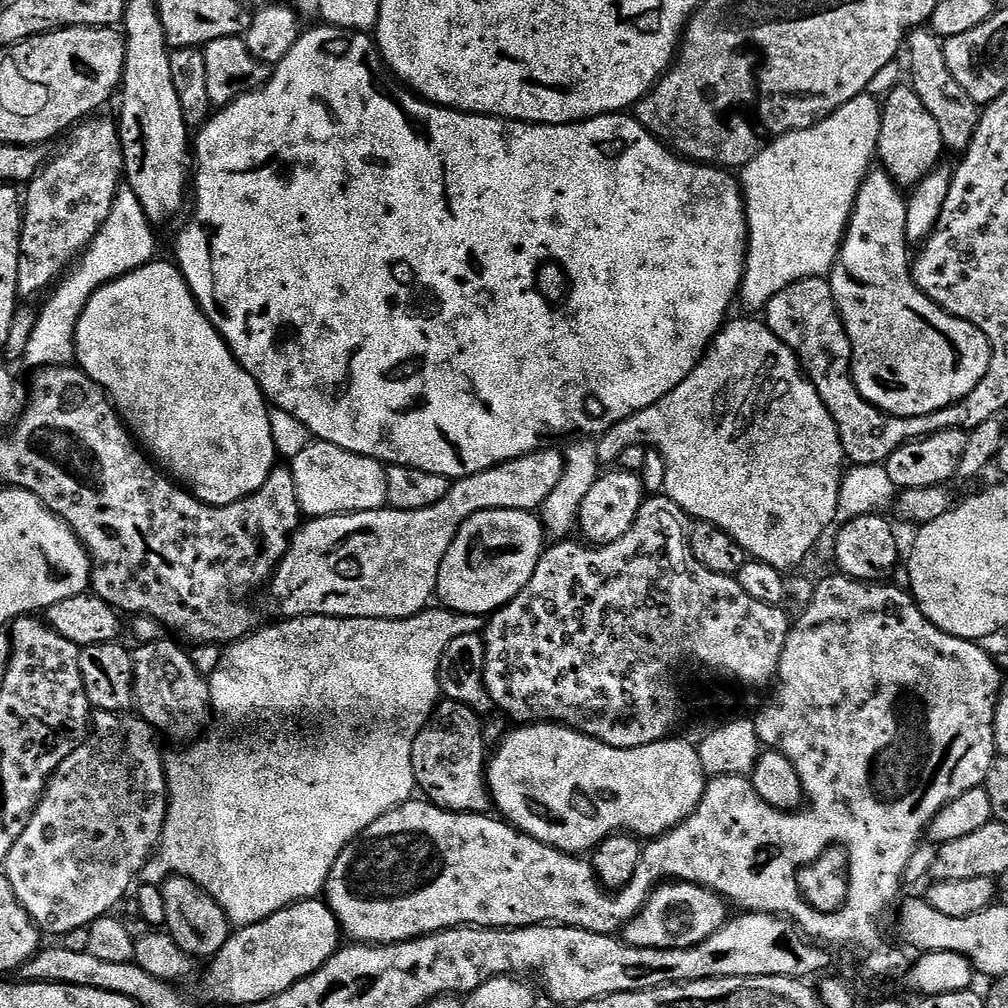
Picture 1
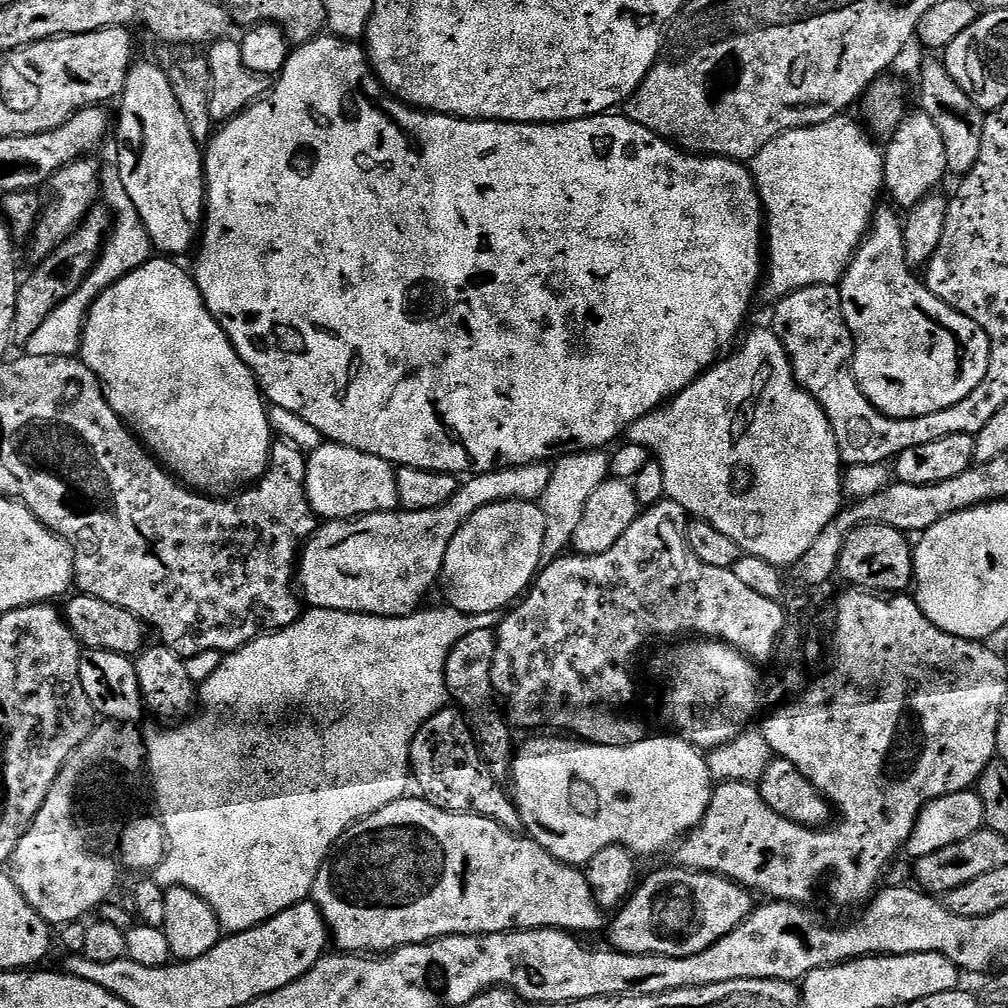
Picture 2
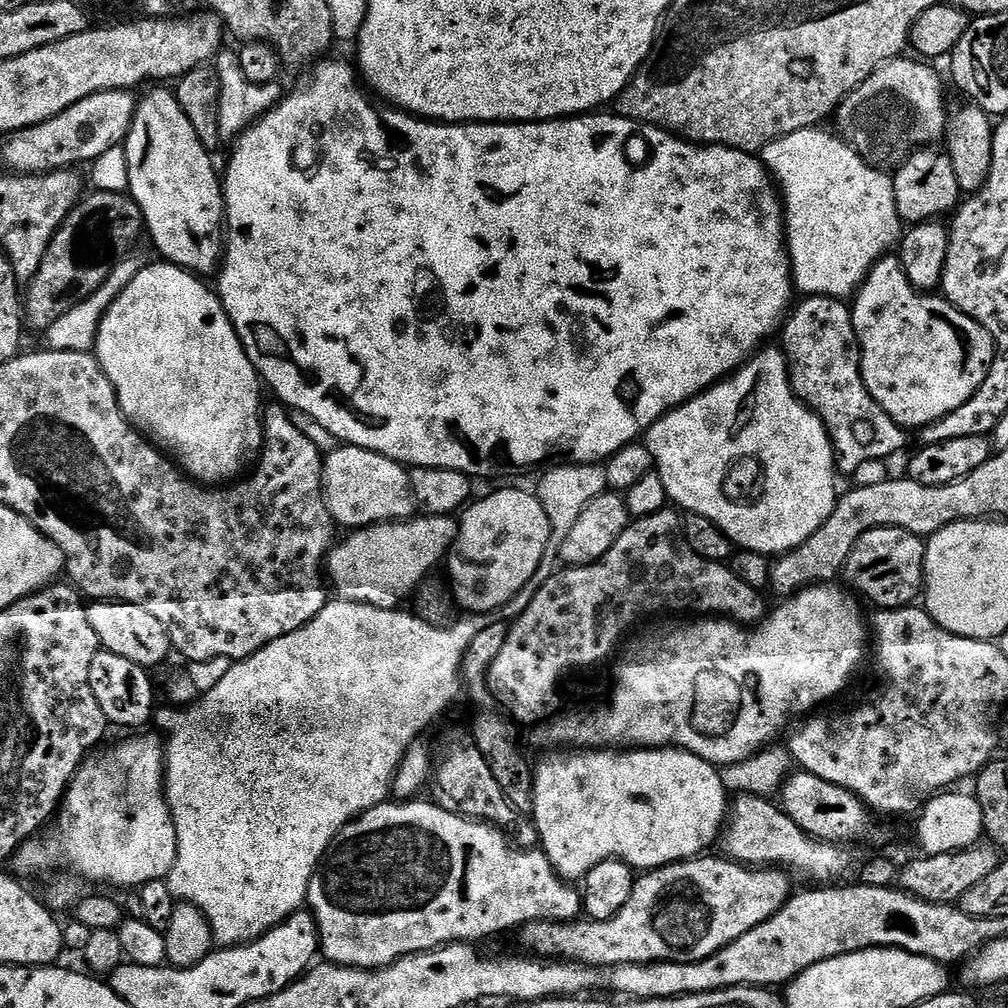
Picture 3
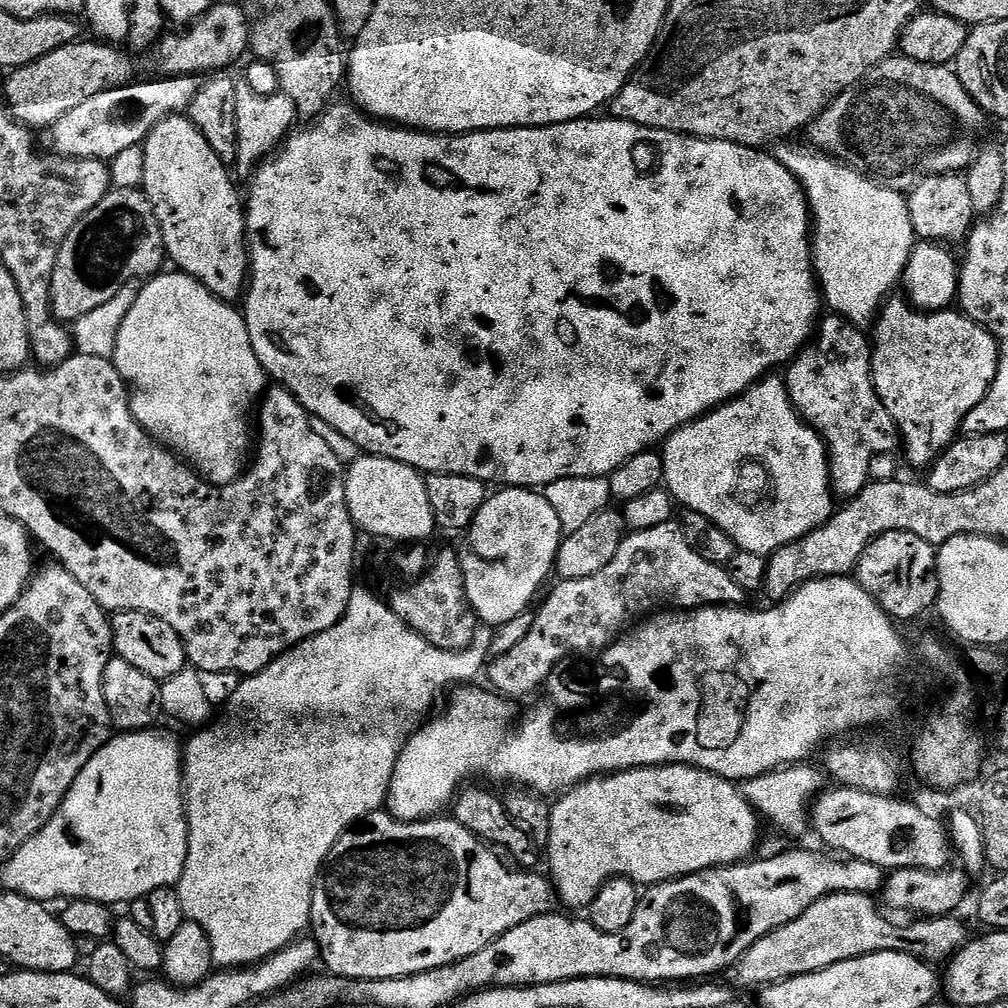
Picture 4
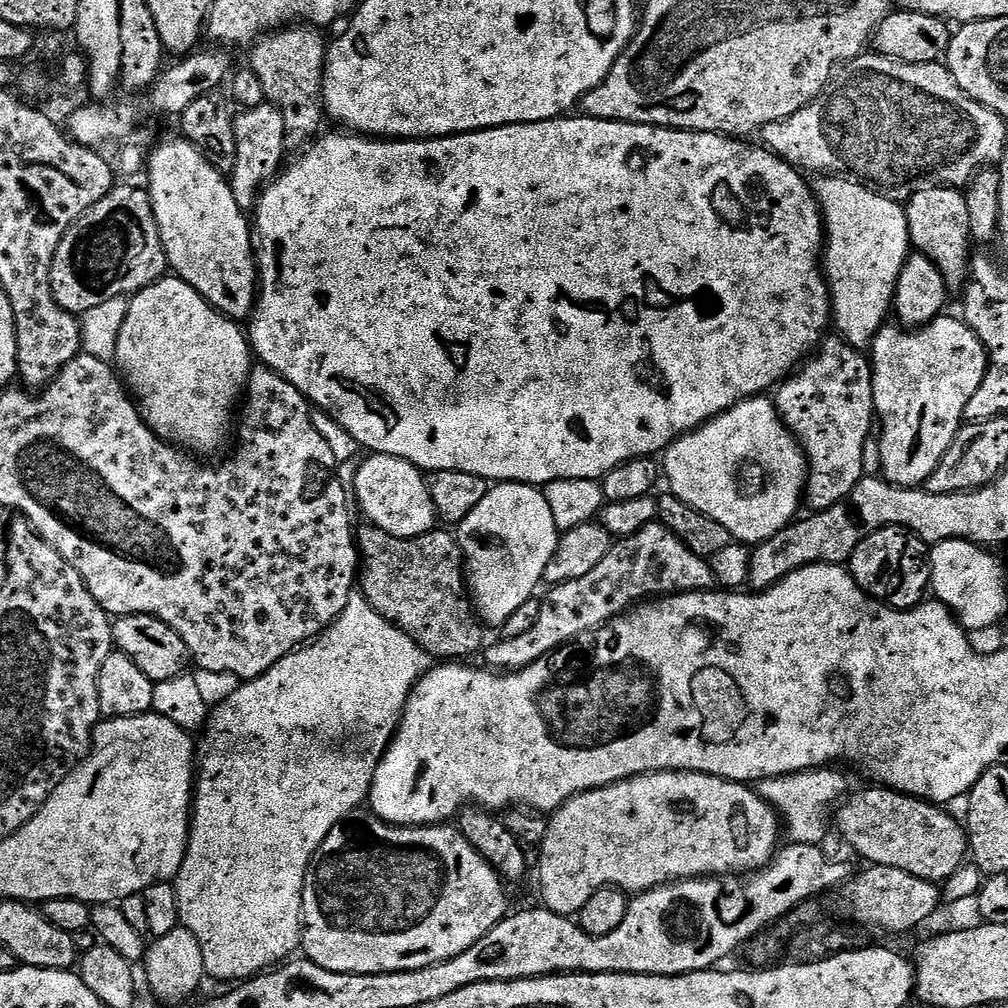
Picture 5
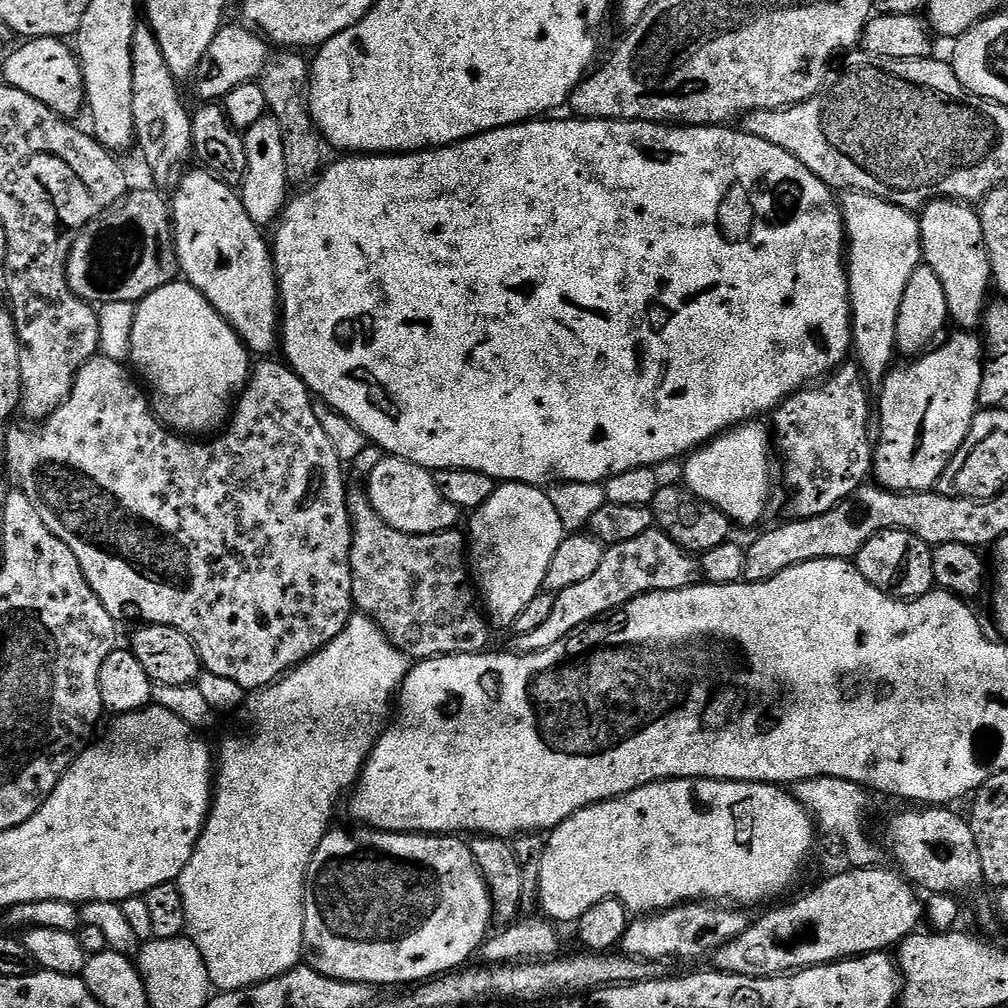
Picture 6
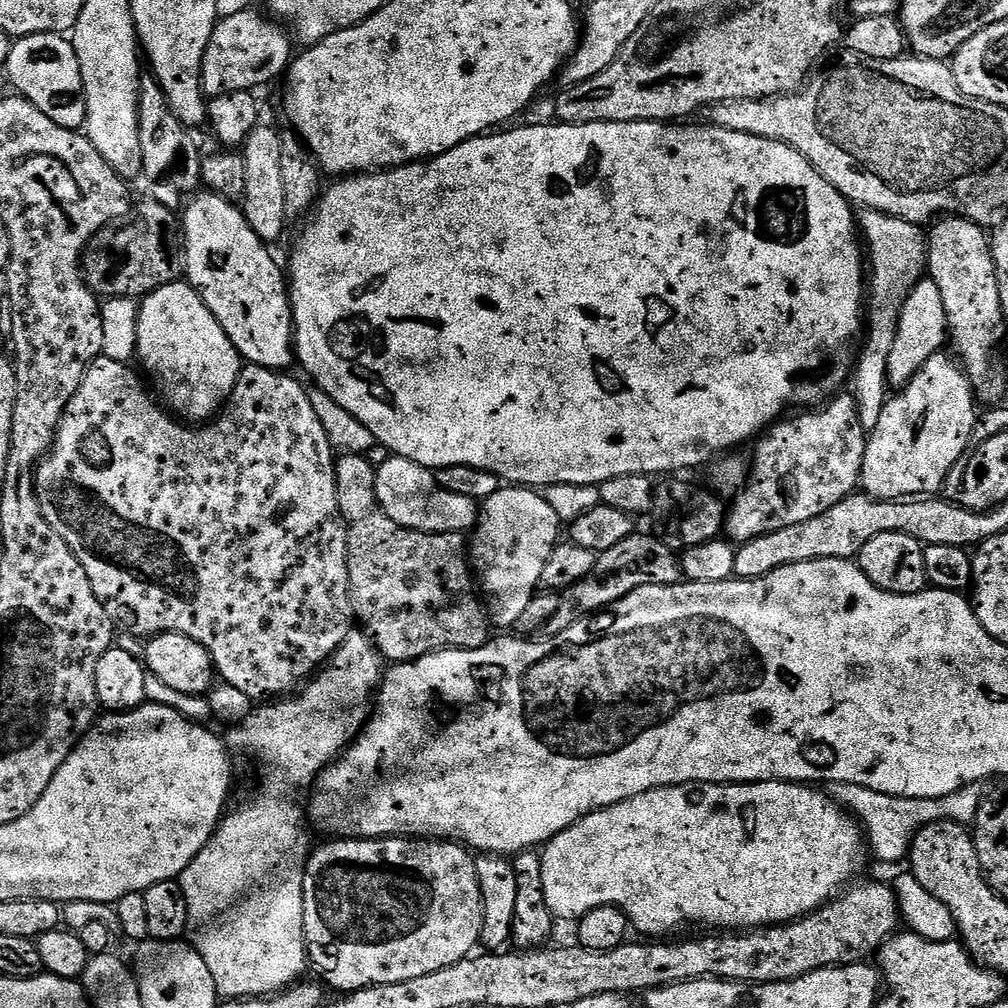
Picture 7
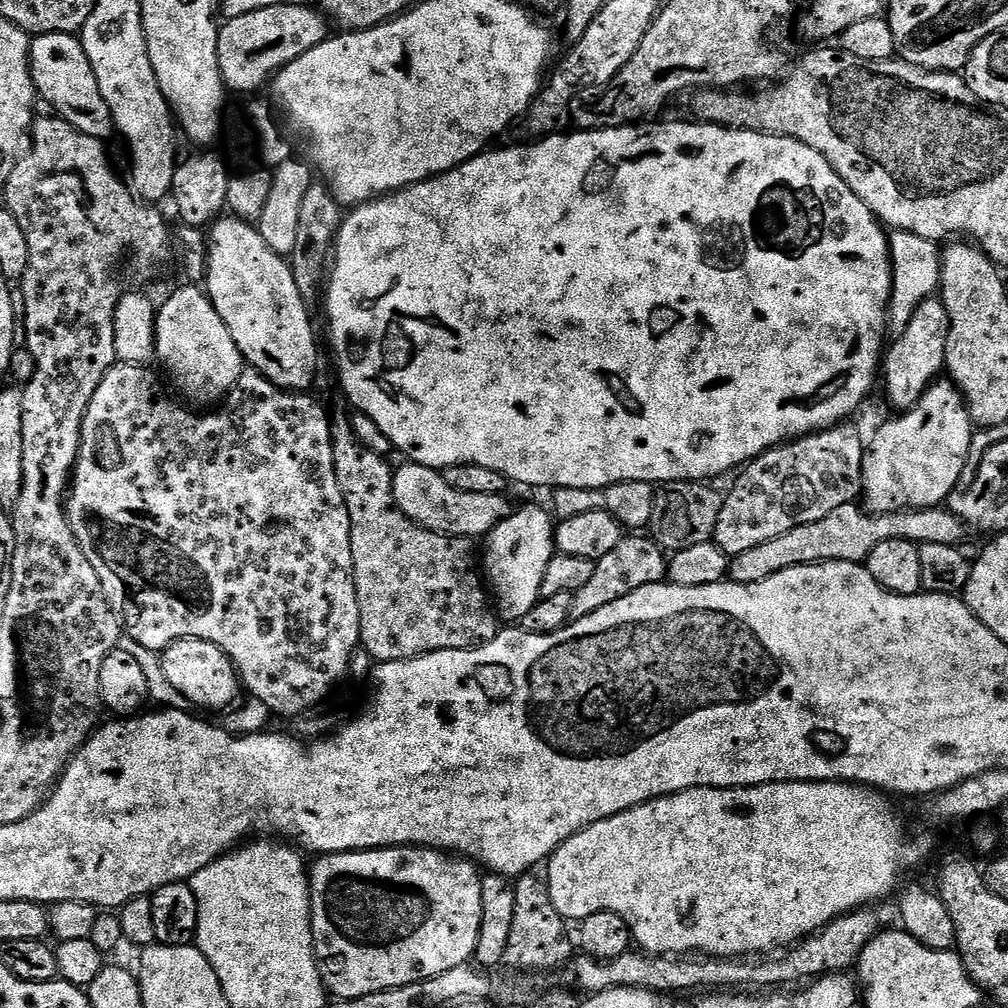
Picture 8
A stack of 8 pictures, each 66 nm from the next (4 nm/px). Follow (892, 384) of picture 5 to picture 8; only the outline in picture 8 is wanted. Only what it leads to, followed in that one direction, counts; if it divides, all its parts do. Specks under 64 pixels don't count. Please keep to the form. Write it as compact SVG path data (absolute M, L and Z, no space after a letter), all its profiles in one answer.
M937 379L919 404L893 417L866 444L860 483L863 507L873 514L941 507L954 490L972 449L974 425L960 391L951 380Z

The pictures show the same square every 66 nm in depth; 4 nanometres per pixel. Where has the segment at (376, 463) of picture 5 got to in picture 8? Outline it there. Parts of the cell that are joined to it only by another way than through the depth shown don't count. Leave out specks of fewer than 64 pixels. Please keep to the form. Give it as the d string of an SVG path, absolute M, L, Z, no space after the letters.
M404 462L404 465L397 467L392 474L392 500L396 503L396 509L407 520L413 520L418 527L443 536L487 536L490 529L498 526L498 522L508 516L510 505L506 497L504 494L462 494L462 490L446 486L443 475L437 469L421 464Z

